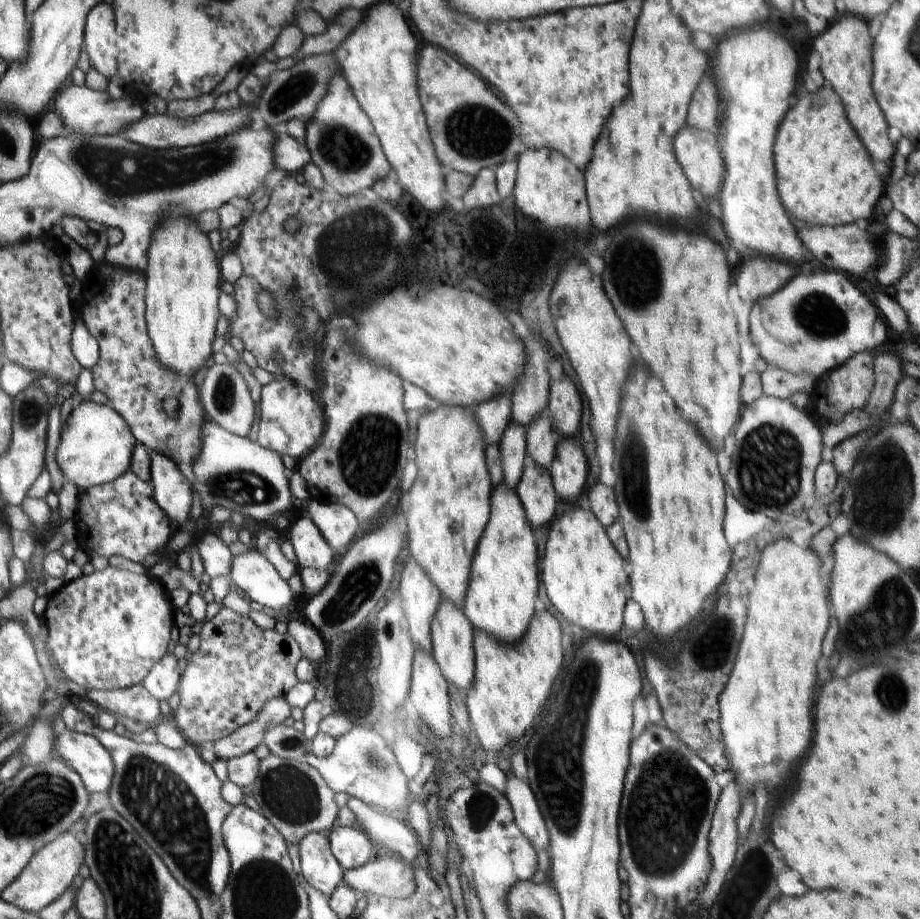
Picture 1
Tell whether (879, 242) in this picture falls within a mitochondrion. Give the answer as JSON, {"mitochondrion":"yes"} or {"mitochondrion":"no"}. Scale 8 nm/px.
{"mitochondrion":"no"}

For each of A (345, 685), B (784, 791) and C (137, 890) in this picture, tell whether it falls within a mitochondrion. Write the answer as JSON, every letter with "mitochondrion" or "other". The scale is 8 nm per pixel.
{"A":"mitochondrion","B":"other","C":"mitochondrion"}

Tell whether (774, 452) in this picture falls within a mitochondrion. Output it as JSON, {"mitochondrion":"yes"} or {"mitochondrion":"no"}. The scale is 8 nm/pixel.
{"mitochondrion":"yes"}

